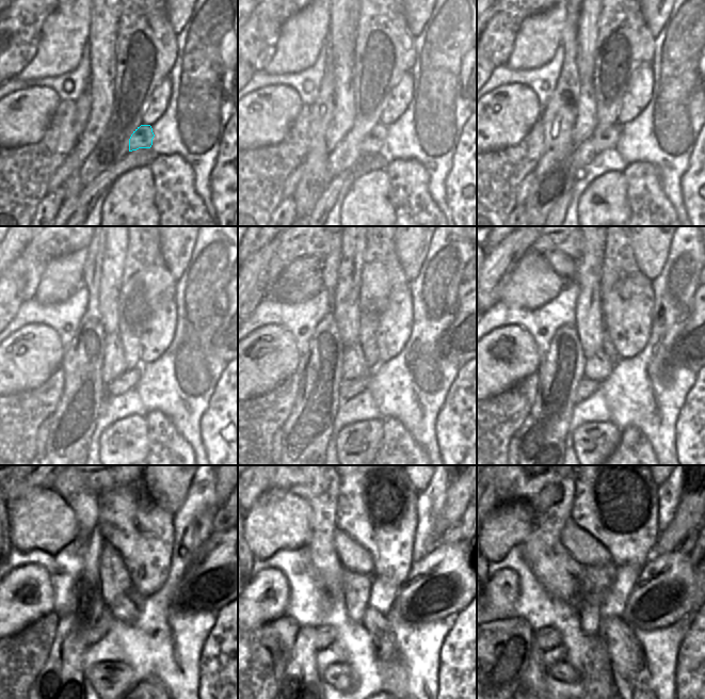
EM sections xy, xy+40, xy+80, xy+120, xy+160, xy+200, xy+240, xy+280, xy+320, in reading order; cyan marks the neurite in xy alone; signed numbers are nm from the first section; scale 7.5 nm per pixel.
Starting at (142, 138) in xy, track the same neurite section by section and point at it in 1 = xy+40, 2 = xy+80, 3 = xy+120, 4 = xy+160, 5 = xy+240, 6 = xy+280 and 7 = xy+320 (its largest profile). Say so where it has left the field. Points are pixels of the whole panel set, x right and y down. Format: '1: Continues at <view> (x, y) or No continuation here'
1: Continues at xy+40 (374, 142)
2: Continues at xy+80 (609, 140)
3: Continues at xy+120 (127, 381)
4: Continues at xy+160 (349, 388)
5: Continues at xy+240 (101, 629)
6: Continues at xy+280 (325, 636)
7: Continues at xy+320 (547, 639)

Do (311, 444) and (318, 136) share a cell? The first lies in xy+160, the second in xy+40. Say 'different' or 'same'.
same

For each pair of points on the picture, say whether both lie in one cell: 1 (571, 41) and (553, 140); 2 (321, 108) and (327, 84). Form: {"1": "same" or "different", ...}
{"1": "same", "2": "same"}

